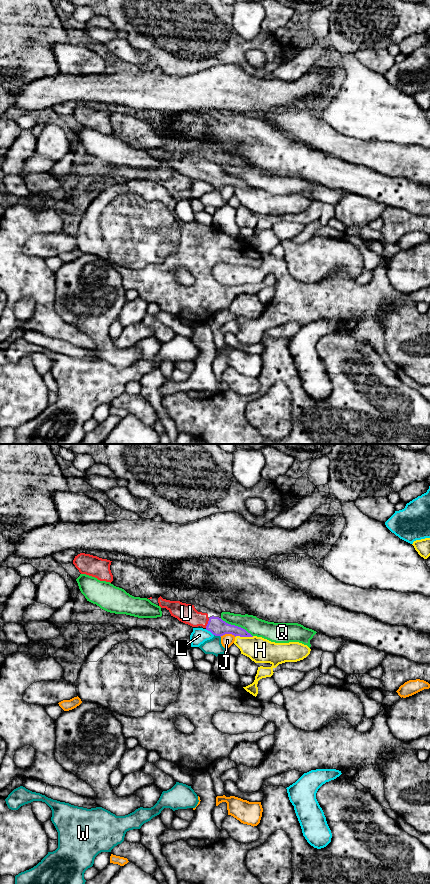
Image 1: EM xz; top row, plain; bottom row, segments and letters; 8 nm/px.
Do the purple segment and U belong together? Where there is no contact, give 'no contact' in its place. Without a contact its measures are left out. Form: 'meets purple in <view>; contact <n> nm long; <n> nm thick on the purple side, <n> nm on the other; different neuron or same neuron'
meets purple in xz; contact 90 nm long; 140 nm thick on the purple side, 160 nm on the other; same neuron

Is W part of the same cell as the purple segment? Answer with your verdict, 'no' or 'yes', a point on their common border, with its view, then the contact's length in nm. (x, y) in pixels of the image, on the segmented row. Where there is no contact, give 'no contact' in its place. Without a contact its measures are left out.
no; meets purple in xz at (217, 635); contact 60 nm long

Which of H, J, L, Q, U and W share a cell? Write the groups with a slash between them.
H / J / L / Q / U / W

